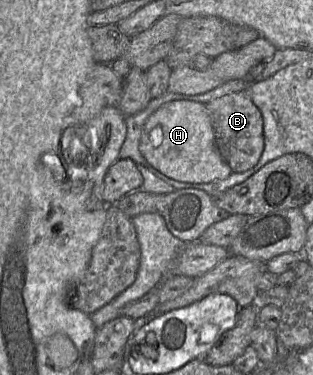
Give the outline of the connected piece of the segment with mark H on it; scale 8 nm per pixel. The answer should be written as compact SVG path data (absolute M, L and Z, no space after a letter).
M177 100L158 108L144 125L139 150L152 167L180 182L210 183L232 173L217 150L210 114L202 102Z

